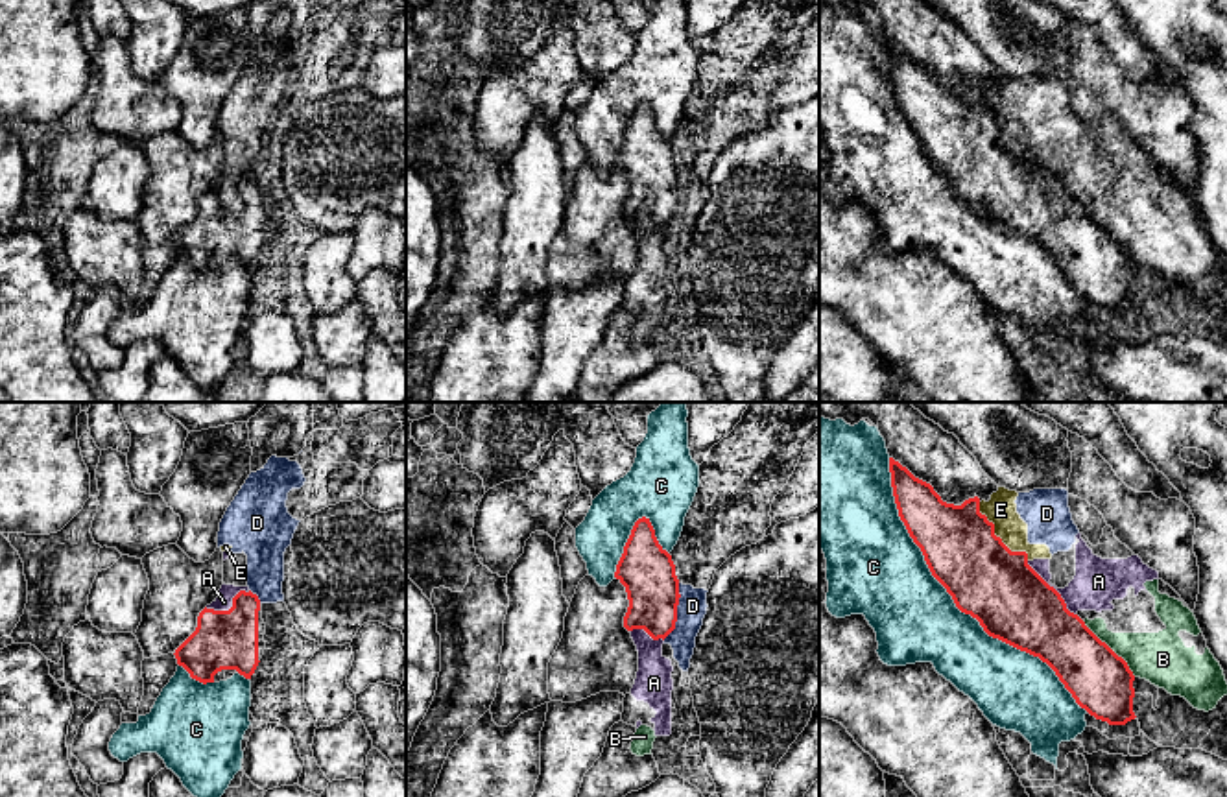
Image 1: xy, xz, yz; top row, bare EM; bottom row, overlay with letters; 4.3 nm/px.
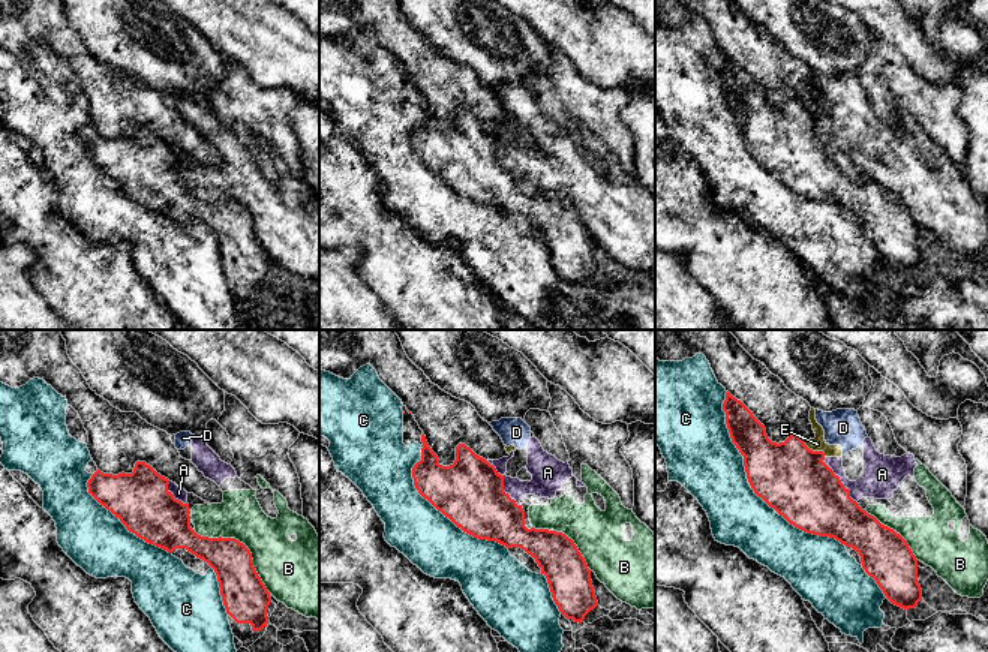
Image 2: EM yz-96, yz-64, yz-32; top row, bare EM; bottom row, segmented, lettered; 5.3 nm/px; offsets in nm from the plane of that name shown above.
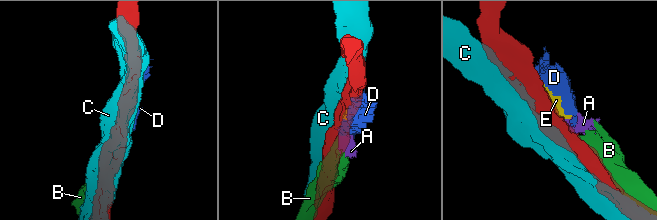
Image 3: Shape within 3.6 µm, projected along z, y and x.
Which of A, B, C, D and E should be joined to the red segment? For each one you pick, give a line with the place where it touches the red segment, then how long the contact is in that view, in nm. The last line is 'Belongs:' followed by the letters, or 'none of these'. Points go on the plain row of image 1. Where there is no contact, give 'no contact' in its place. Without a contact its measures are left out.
Belongs: none of these

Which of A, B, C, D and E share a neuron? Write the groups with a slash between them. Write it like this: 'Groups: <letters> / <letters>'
Groups: A B D E / C

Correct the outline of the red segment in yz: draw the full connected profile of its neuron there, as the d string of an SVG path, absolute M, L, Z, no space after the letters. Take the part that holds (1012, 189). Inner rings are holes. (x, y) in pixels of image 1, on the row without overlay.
M893 44L889 59L899 103L956 194L976 205L989 223L1046 249L1076 290L1096 306L1109 312L1135 306L1135 262L1127 249L1066 196L1061 181L1028 151L1026 138L1011 138L995 122L995 111L980 100L980 85L969 85L961 92L947 90L930 70Z

